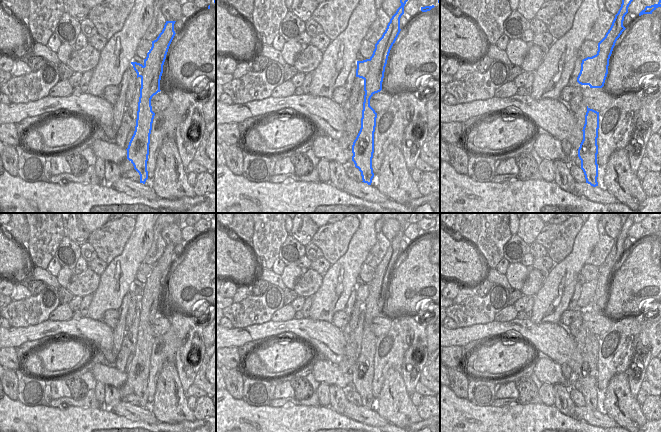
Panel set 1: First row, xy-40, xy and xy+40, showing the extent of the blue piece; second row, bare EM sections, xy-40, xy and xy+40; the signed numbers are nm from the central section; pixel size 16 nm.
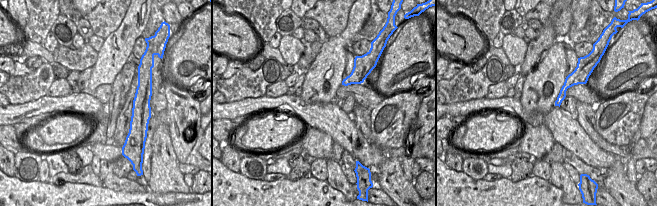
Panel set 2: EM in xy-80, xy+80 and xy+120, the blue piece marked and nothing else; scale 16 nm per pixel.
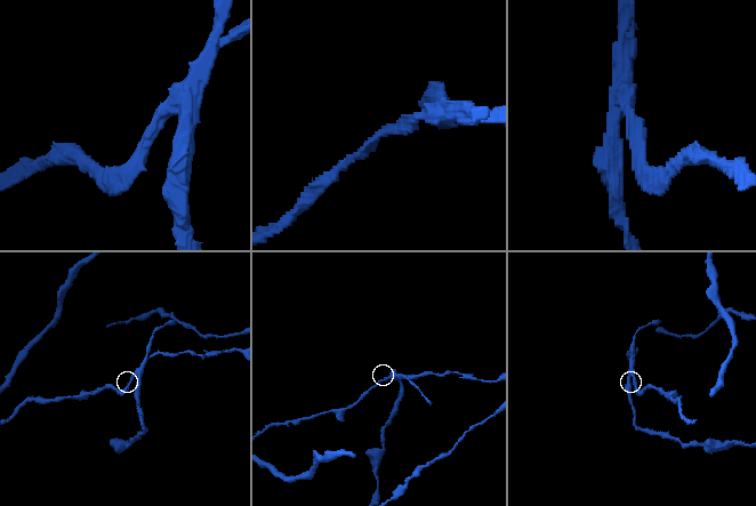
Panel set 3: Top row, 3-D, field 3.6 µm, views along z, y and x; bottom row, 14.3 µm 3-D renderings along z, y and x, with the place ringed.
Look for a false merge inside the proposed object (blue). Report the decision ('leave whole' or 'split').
split

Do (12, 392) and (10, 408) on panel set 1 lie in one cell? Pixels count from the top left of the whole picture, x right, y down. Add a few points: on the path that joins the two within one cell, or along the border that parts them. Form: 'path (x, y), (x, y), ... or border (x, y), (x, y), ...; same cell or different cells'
border (10, 398), (17, 400); different cells

